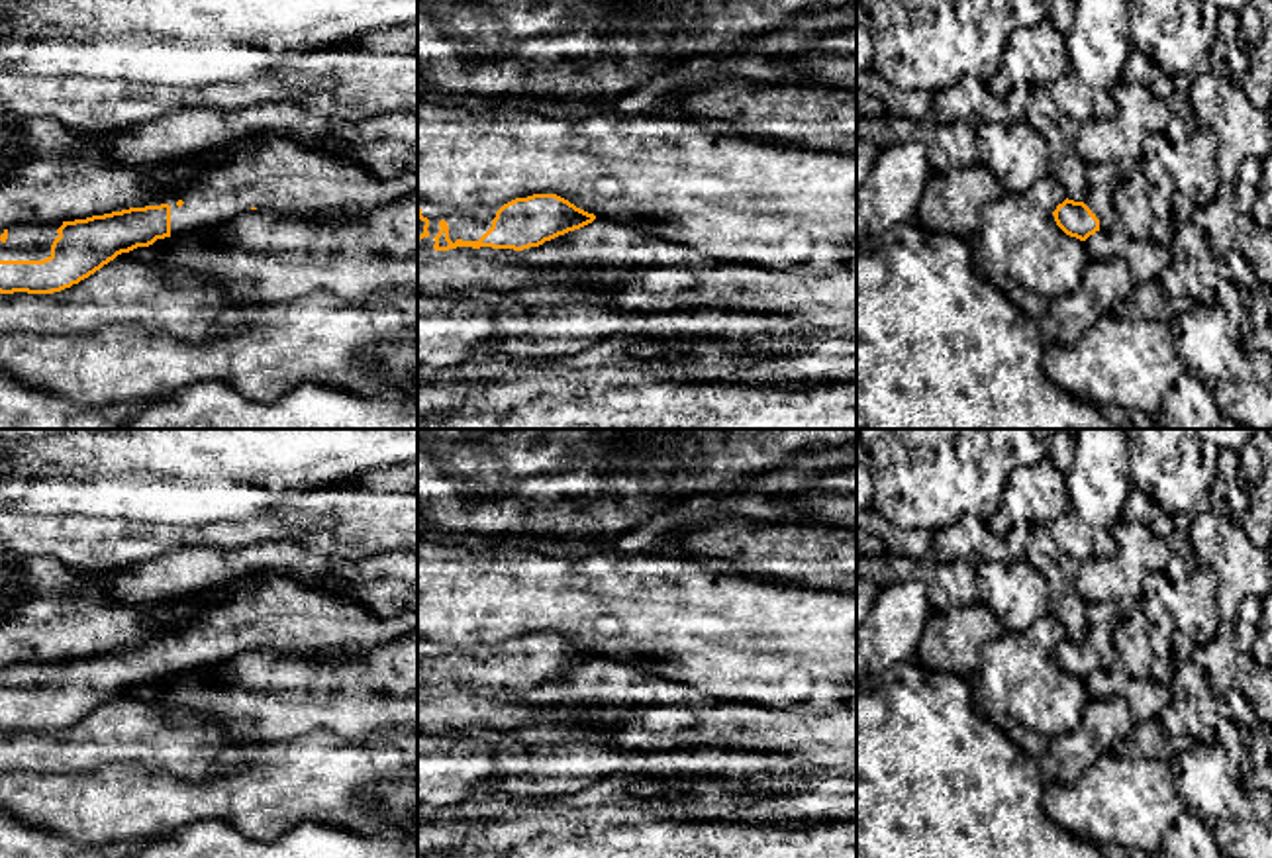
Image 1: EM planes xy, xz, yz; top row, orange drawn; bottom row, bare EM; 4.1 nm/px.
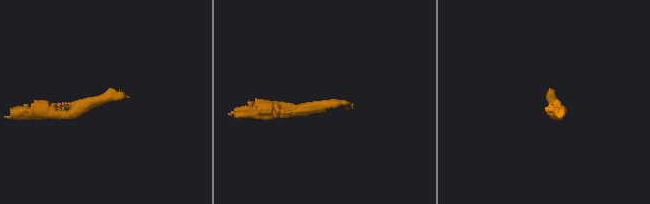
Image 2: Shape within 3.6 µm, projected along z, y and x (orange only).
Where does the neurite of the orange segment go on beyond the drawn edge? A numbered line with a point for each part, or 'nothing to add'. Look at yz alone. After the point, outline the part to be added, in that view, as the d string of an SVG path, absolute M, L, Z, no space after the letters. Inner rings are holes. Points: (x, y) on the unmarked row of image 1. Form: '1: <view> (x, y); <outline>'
1: yz (1104, 618); M1111 601L1090 603L1088 611L1088 635L1084 643L1100 658L1100 670L1111 668L1119 662L1119 654L1113 644L1113 633L1121 623L1121 613Z

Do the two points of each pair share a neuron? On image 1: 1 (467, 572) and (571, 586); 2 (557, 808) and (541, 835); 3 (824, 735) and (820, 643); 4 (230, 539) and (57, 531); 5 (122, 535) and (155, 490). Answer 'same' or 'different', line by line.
1: same
2: different
3: different
4: same
5: different

